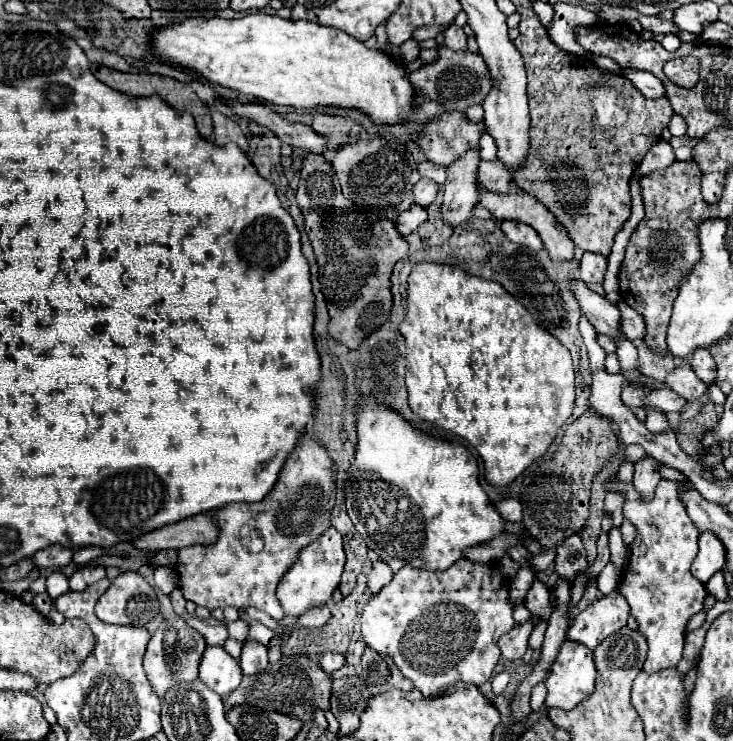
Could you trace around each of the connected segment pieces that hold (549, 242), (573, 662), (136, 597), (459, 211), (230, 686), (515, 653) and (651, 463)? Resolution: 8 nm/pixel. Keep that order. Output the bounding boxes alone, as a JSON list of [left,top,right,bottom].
[[480,191,574,261],[544,641,596,709],[96,573,160,625],[442,149,480,227],[200,647,242,697],[498,621,534,659],[634,457,662,499]]

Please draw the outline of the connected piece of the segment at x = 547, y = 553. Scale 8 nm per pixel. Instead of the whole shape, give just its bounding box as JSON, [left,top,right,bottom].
[530,549,556,573]

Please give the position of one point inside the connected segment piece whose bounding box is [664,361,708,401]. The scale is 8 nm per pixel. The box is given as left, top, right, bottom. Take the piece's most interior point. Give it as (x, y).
(683, 380)

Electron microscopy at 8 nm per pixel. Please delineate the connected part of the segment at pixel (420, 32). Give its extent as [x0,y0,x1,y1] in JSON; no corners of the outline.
[414,25,446,41]

